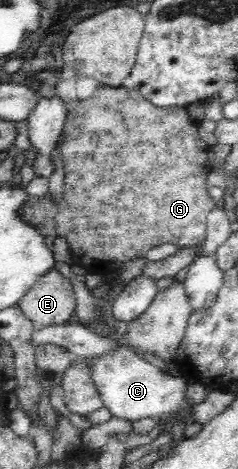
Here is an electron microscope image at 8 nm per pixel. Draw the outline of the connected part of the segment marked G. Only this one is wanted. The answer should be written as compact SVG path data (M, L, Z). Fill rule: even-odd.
M128 84L113 88L97 88L94 95L88 99L78 101L77 106L73 110L69 110L66 120L64 121L63 130L59 134L56 142L56 150L63 157L65 165L65 186L63 186L63 194L59 200L55 200L49 192L42 196L29 196L21 207L16 210L18 220L21 220L27 227L35 228L44 238L52 236L63 238L69 246L74 262L81 263L84 267L109 266L109 262L116 267L117 262L128 261L130 259L145 257L147 251L153 246L161 246L161 244L173 243L179 248L196 248L203 244L206 238L206 227L208 214L217 209L217 204L213 197L209 196L209 186L207 185L207 176L213 170L211 169L207 151L209 145L198 135L199 123L187 112L186 106L173 105L172 107L161 108L147 100L137 89L130 87Z

